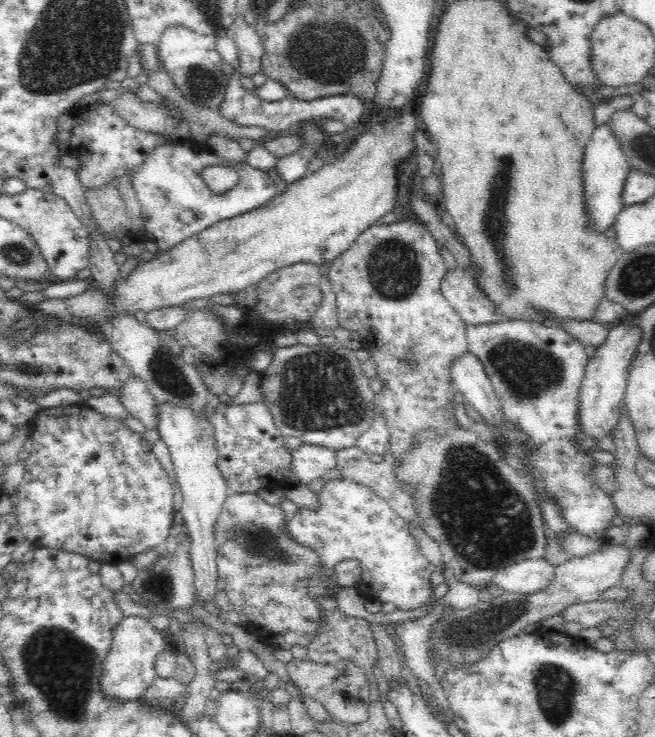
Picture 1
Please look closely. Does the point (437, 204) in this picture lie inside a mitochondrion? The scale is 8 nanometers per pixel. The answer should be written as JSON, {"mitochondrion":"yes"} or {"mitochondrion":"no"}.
{"mitochondrion":"no"}

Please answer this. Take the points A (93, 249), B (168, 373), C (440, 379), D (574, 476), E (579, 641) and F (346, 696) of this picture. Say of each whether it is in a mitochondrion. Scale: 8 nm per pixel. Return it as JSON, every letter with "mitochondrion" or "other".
{"A":"other","B":"mitochondrion","C":"other","D":"other","E":"other","F":"other"}

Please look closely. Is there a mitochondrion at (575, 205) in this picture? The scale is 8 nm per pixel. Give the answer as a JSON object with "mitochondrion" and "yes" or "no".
{"mitochondrion":"no"}

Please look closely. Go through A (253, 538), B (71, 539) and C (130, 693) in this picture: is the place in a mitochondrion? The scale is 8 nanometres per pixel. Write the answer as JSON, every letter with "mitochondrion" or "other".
{"A":"mitochondrion","B":"other","C":"other"}

